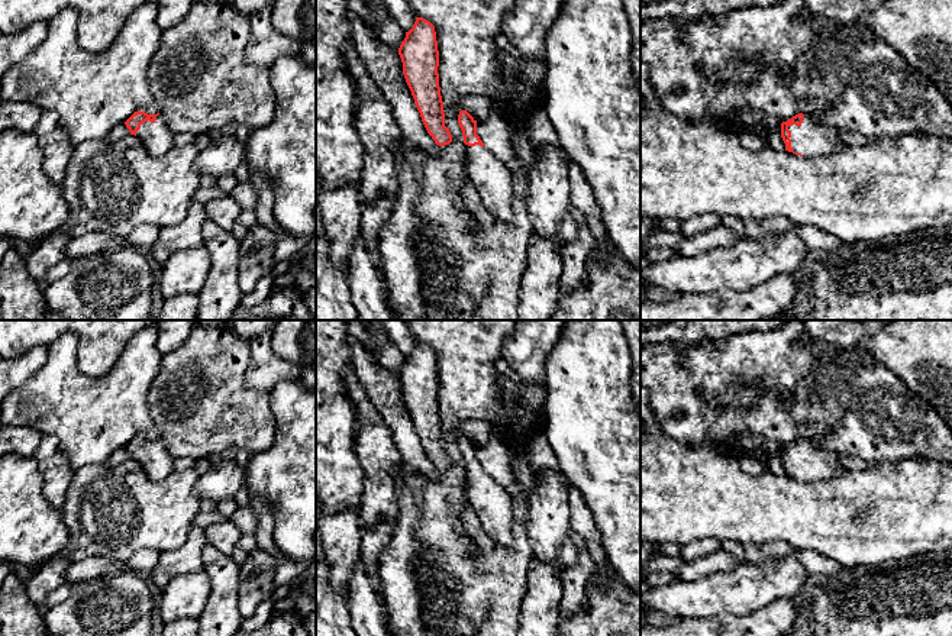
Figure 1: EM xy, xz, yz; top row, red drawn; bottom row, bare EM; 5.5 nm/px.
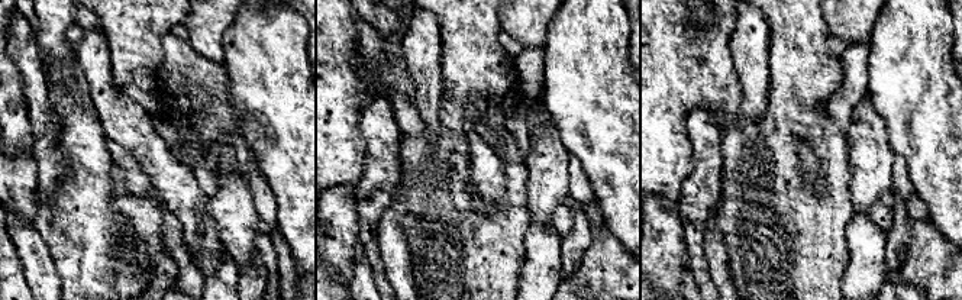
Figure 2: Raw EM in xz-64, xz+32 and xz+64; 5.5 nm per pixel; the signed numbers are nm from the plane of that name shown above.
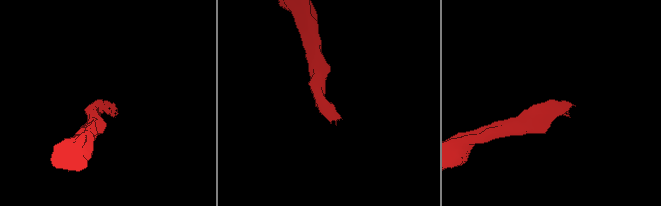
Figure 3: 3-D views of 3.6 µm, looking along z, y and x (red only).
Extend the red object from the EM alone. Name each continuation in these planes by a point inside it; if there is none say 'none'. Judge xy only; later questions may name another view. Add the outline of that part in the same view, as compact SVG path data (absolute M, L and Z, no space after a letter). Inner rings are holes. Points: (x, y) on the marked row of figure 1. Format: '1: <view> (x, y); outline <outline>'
1: xy (157, 138); outline M158 114L154 123L146 120L141 125L136 138L151 155L162 156L174 148L175 133L168 127L164 117Z

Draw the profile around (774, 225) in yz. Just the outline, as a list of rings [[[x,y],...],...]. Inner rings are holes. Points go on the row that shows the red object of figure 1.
[[[781,214],[769,216],[761,220],[764,233],[781,235],[787,232],[793,225]]]

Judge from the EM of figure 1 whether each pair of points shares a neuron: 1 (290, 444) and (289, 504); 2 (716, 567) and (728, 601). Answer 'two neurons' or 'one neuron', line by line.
1: one neuron
2: two neurons

